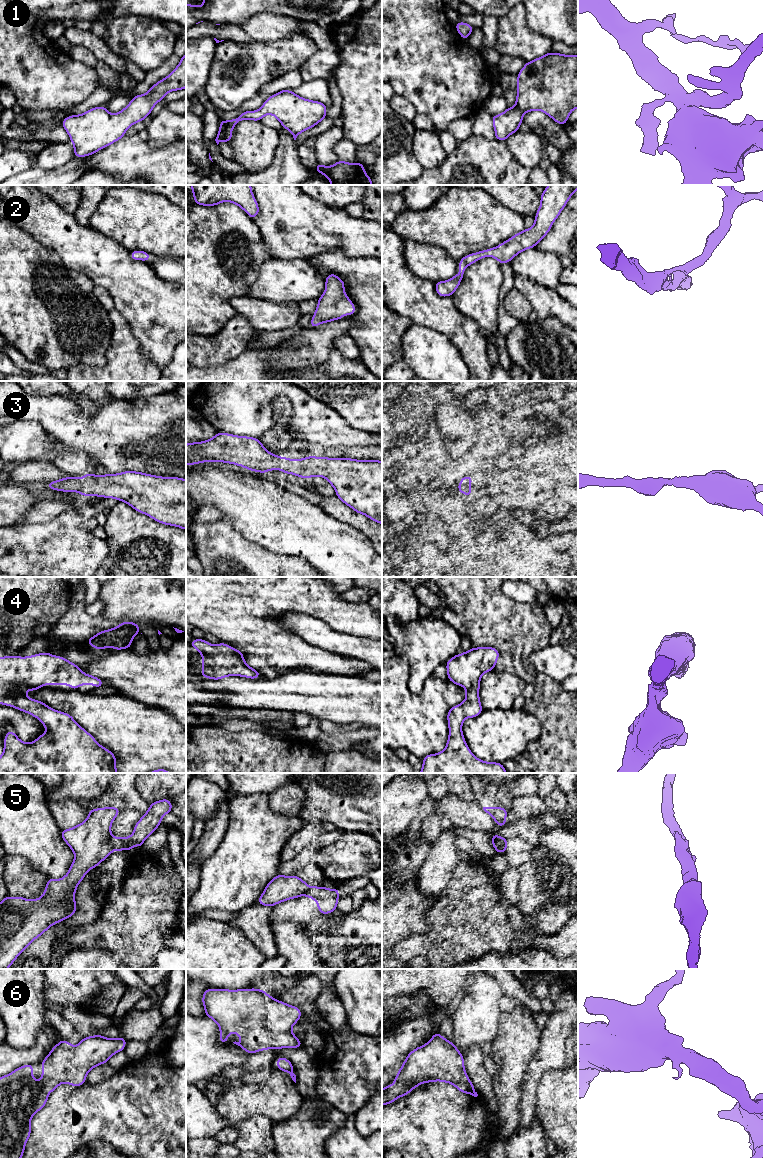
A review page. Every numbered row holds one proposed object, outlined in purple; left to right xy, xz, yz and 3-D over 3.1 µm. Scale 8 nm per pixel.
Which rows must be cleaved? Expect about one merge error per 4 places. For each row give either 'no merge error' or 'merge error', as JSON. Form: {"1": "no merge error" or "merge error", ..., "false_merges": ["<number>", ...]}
{"1": "no merge error", "2": "no merge error", "3": "no merge error", "4": "no merge error", "5": "merge error", "6": "no merge error", "false_merges": ["5"]}

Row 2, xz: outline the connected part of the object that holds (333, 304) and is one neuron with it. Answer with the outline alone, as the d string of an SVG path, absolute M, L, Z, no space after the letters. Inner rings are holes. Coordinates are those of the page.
M331 273L325 278L325 291L318 298L318 305L310 322L311 328L321 323L343 319L343 315L353 315L356 307L344 291L345 282Z

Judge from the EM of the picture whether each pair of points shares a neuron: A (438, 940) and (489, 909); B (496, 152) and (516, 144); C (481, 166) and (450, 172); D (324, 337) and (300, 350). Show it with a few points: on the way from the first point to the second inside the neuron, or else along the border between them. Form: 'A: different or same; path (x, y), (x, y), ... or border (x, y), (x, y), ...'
A: same; path (451, 936), (471, 916), (476, 915)
B: different; border (505, 141), (513, 158)
C: same; path (473, 164), (469, 162), (458, 172)
D: same; path (318, 342), (306, 347)

